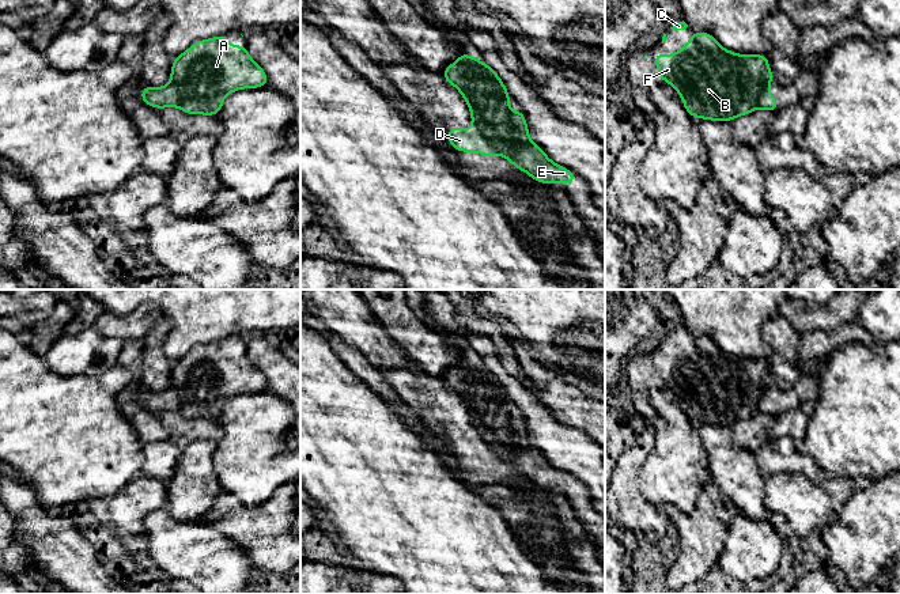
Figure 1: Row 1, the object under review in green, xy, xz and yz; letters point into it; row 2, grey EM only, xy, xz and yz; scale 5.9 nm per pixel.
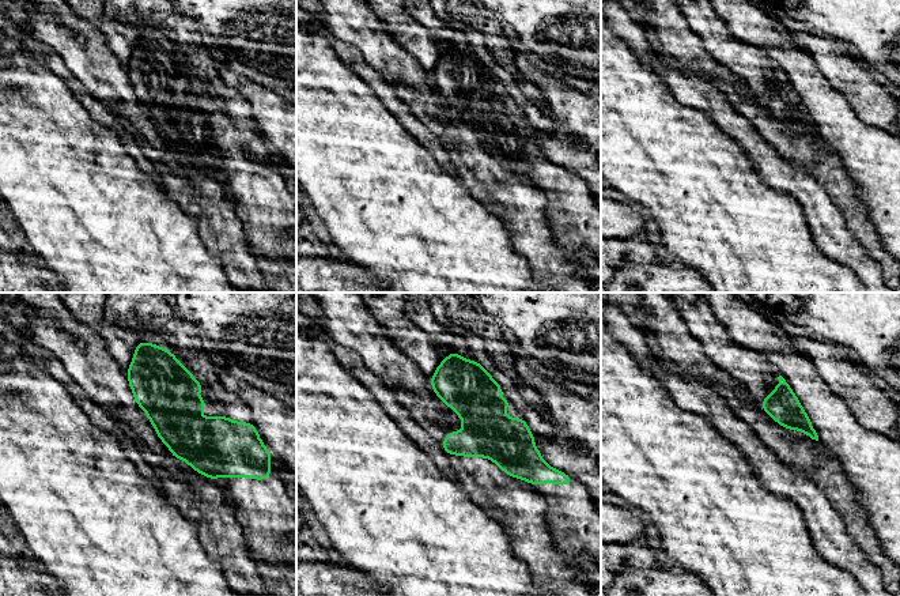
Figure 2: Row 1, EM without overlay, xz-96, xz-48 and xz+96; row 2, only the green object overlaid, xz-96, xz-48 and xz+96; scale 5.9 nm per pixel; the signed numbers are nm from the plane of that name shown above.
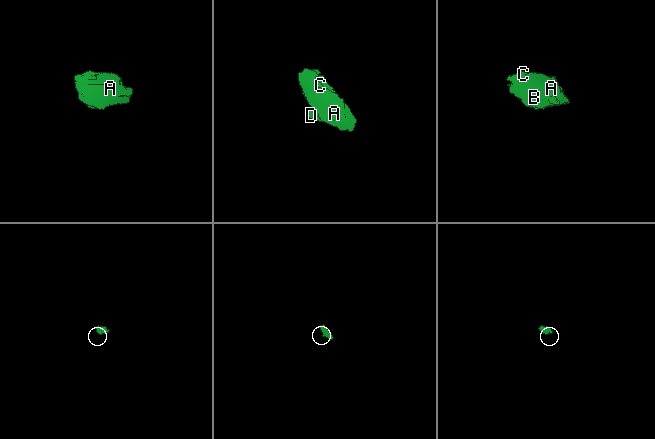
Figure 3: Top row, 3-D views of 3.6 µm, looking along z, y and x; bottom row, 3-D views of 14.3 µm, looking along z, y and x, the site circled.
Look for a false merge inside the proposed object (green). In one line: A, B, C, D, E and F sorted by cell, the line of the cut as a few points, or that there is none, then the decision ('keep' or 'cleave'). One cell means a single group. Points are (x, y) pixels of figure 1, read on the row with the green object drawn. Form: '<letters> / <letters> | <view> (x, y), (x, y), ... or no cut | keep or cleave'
A B C E F / D | xz (472, 127), (498, 152) | cleave

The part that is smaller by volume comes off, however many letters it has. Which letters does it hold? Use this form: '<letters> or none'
D

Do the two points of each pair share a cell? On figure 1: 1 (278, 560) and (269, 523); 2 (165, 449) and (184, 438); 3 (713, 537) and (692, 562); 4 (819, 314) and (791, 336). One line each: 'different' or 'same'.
1: same
2: different
3: same
4: different

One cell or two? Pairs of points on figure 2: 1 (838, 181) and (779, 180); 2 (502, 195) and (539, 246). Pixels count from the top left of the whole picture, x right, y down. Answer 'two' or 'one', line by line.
1: two
2: one

